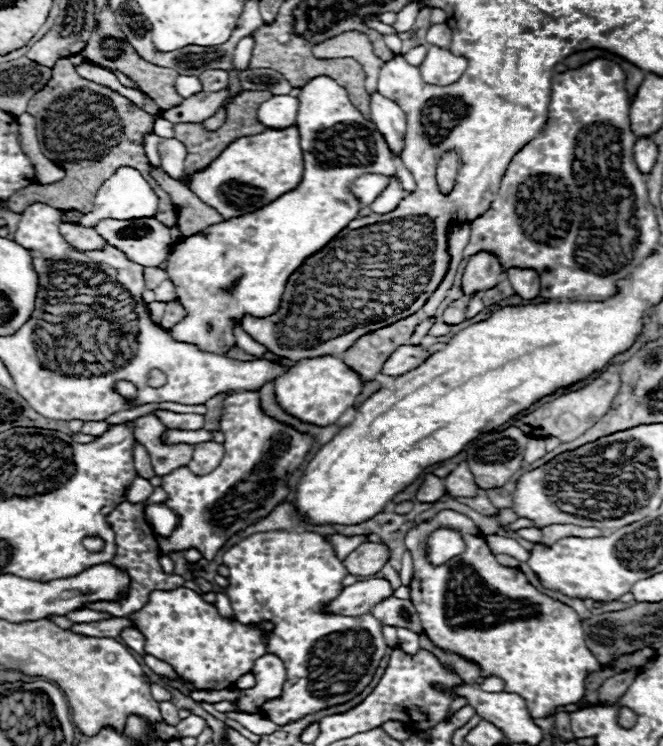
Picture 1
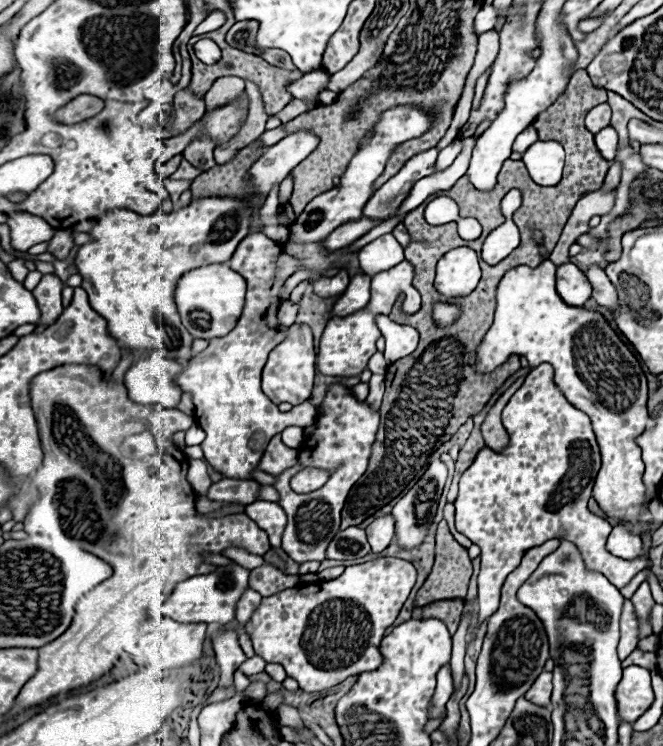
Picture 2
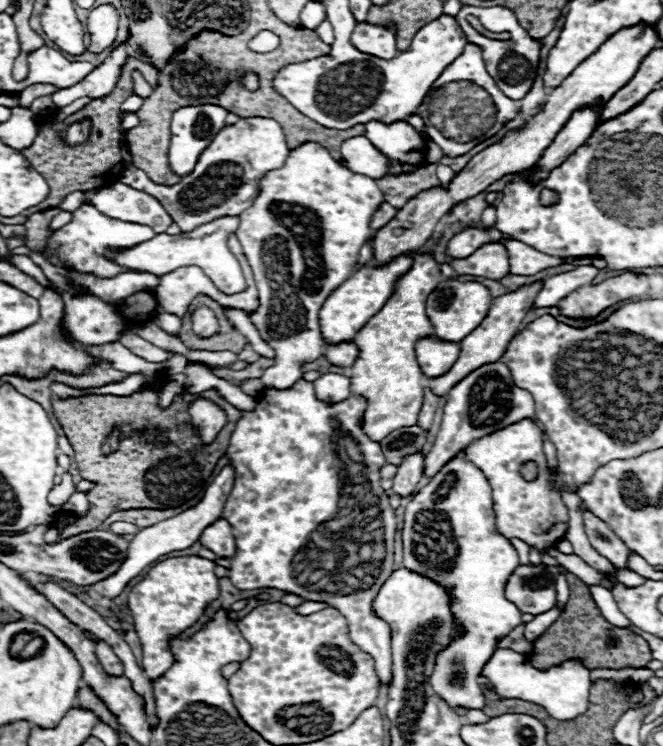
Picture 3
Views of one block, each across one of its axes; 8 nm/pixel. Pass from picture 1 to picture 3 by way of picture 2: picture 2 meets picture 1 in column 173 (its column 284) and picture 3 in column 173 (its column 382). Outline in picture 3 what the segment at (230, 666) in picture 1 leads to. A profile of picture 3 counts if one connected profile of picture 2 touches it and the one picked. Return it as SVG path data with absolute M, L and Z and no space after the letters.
M180 556L180 558L168 558L158 562L154 568L148 570L148 574L142 578L142 582L138 582L130 594L128 594L128 608L132 610L132 616L136 618L136 634L142 642L142 670L148 676L148 680L156 680L160 678L172 664L174 664L174 656L168 650L168 640L178 636L184 628L192 626L198 622L198 618L202 616L204 608L218 598L218 576L214 574L214 566L216 562L200 558L200 556Z

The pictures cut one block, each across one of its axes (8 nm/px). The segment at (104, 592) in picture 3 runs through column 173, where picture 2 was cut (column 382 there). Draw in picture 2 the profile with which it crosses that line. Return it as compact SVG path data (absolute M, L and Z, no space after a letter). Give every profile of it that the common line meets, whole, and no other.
M386 514L384 518L378 518L374 520L368 528L366 528L366 534L368 534L368 542L372 546L372 552L382 552L390 546L390 542L394 540L394 518L390 514Z

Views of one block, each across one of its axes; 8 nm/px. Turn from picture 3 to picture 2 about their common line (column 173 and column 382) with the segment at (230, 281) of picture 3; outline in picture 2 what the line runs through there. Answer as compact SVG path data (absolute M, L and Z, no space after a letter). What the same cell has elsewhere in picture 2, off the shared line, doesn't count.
M384 234L372 240L370 244L366 244L358 252L358 258L360 258L360 268L364 270L364 274L374 276L376 272L382 272L400 264L404 260L404 248L396 242L392 234Z

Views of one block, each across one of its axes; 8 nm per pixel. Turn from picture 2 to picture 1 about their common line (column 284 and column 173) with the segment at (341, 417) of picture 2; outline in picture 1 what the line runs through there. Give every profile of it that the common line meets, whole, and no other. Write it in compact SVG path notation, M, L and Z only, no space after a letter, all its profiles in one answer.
M260 390L226 392L218 424L224 434L224 456L218 468L206 476L194 476L184 466L162 476L160 488L168 494L164 504L180 516L180 522L168 538L156 536L160 556L196 548L206 560L212 560L230 536L268 516L286 500L288 478L314 444L314 436L270 418L260 406Z

